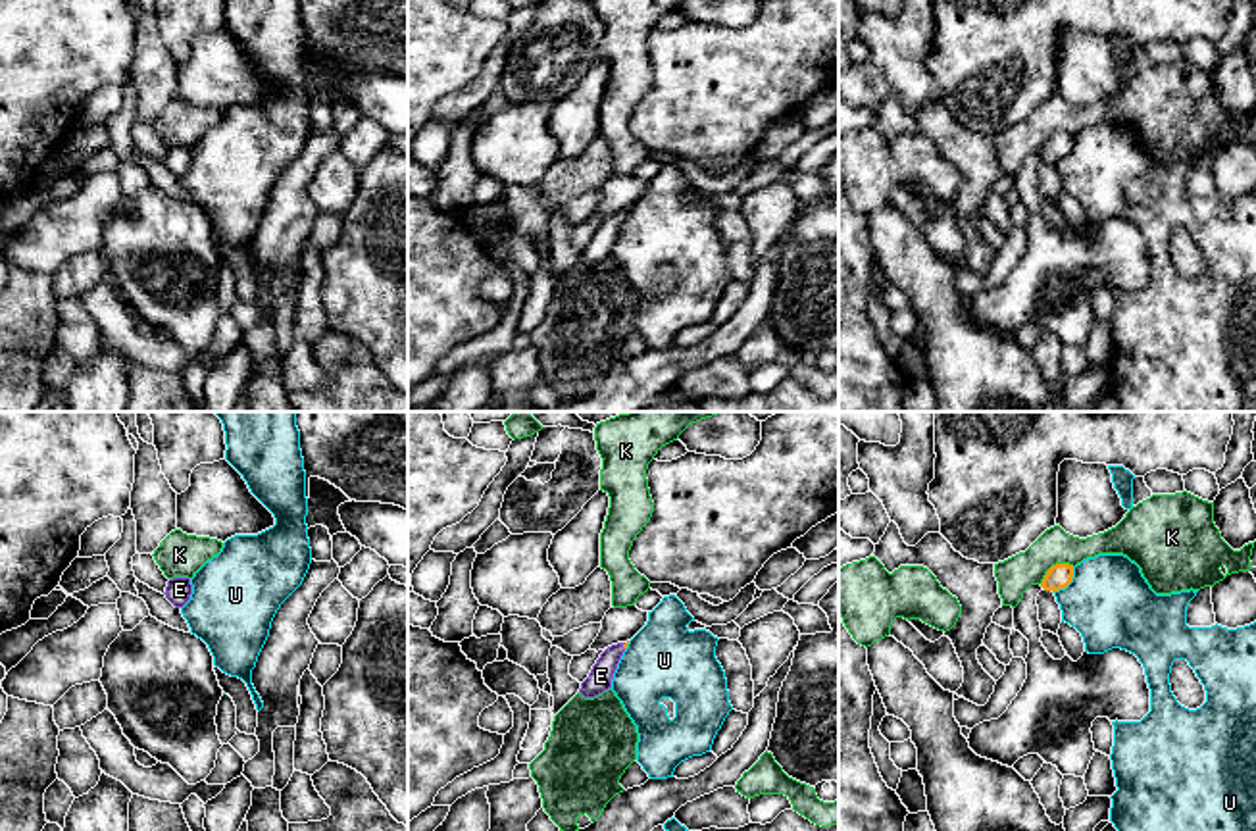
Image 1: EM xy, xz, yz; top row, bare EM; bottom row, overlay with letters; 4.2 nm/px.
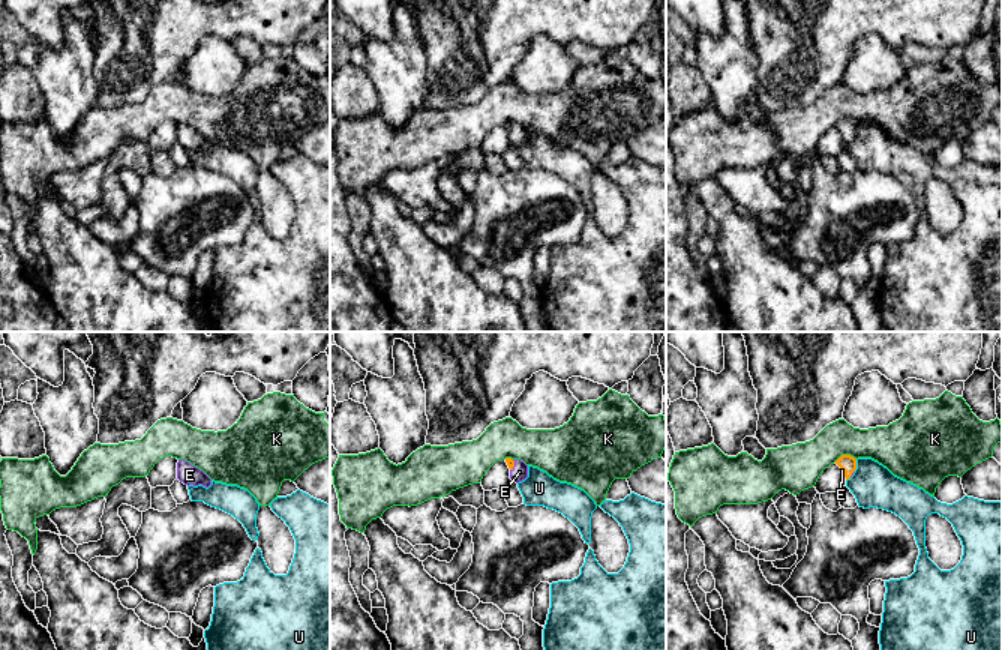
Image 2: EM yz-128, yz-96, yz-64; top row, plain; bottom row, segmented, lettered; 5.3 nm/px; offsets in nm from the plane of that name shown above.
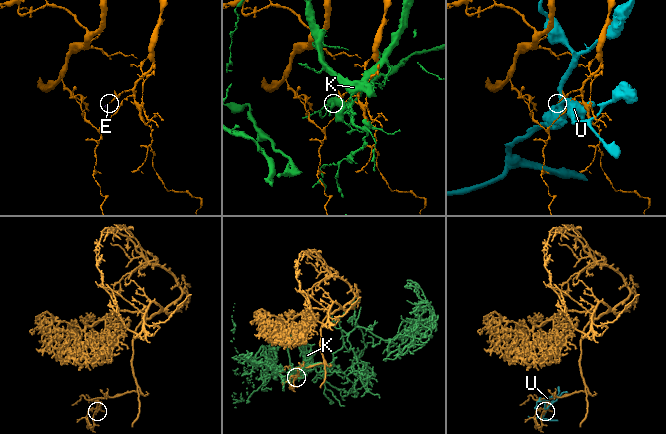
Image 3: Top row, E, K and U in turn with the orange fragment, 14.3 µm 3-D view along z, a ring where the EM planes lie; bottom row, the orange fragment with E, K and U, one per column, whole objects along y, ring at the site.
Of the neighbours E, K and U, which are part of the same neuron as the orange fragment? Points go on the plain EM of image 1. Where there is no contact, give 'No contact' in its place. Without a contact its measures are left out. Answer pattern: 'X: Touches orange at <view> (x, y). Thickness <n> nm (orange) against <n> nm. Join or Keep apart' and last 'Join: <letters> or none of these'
E: Touches orange at xz (624, 216). Thickness 20 nm (orange) against 100 nm. Join
K: Touches orange at yz (1056, 133). Thickness 100 nm (orange) against 150 nm. Keep apart
U: Touches orange at yz (1068, 152). Thickness 100 nm (orange) against 360 nm. Keep apart
Join: E

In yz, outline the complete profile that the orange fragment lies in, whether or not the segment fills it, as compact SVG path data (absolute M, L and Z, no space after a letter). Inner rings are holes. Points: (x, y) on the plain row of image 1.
M1056 133L1046 140L1041 156L1044 160L1052 160L1054 162L1054 160L1066 158L1071 152L1071 148L1073 148L1073 135Z

